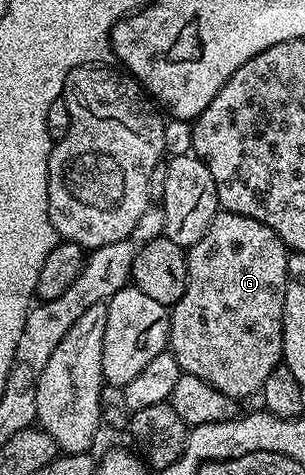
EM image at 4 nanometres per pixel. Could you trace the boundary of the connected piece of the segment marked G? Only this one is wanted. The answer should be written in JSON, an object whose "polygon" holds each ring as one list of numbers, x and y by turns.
{"polygon":[[220,211,215,214,213,223,209,223,209,231,197,239,197,243,187,250,187,290,176,305,170,306,171,335,169,351,177,359,180,370,189,375,197,375,197,379,205,379,219,391,236,399,251,397,262,390,265,379,269,379,269,371,276,369,283,359,283,308,285,307,285,291,287,290,287,258,289,250,283,241,265,223,257,223,257,219,249,219,245,215,237,215]]}

